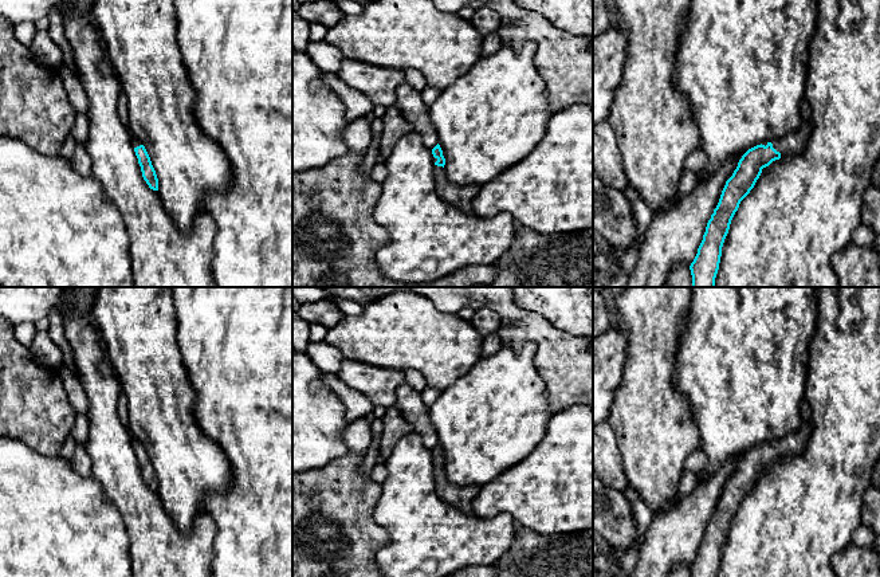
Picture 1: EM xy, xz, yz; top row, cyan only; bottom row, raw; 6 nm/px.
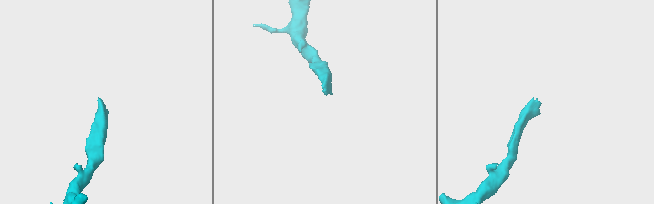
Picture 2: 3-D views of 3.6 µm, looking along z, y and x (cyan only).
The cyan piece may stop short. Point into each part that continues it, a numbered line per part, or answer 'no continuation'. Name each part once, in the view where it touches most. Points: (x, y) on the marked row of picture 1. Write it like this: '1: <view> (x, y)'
1: xz (462, 197)

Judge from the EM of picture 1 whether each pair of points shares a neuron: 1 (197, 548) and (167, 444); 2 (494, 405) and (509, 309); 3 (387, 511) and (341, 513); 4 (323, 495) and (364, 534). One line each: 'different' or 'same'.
1: different
2: different
3: different
4: same

